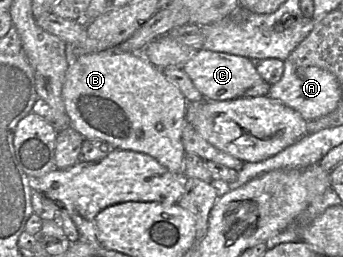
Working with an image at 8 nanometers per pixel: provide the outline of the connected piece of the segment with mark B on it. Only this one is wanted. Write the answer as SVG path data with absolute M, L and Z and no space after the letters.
M104 50L89 54L78 54L73 57L69 63L65 74L65 79L62 87L62 97L65 104L66 113L69 117L70 126L79 132L85 139L98 139L111 144L115 149L129 150L143 153L154 158L160 165L168 171L175 174L183 173L183 160L185 151L181 141L182 128L185 121L185 114L188 102L180 92L180 90L171 82L169 82L162 73L160 68L153 66L139 53L120 52L117 50Z

